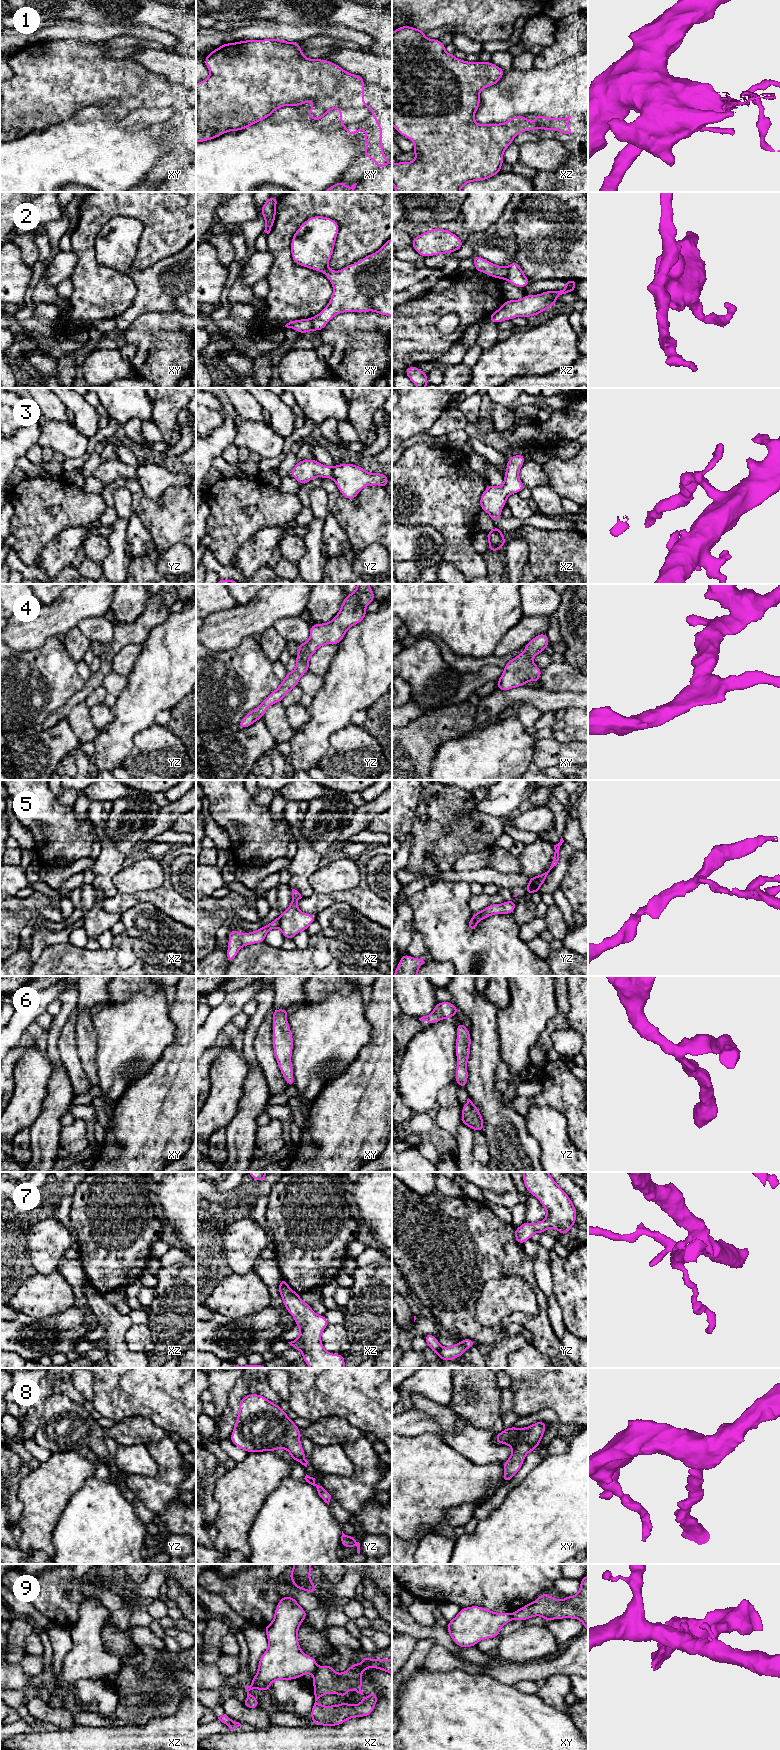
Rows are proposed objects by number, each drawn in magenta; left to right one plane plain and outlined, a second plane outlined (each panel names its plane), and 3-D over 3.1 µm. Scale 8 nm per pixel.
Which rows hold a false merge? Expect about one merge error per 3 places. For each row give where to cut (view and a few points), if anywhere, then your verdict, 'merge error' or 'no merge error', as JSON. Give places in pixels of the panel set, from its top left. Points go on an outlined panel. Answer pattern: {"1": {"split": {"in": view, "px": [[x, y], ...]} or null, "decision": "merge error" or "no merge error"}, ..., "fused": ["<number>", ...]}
{"1": {"split": {"in": "xy", "px": [[363, 85], [337, 105], [324, 108], [320, 115], [310, 114]]}, "decision": "merge error"}, "2": {"split": {"in": "xz", "px": [[507, 267], [507, 276], [505, 278]]}, "decision": "merge error"}, "3": {"split": null, "decision": "no merge error"}, "4": {"split": null, "decision": "no merge error"}, "5": {"split": {"in": "yz", "px": [[538, 877], [536, 883], [529, 883]]}, "decision": "merge error"}, "6": {"split": null, "decision": "no merge error"}, "7": {"split": null, "decision": "no merge error"}, "8": {"split": null, "decision": "no merge error"}, "9": {"split": {"in": "xz", "px": [[316, 1666], [312, 1673]]}, "decision": "merge error"}, "fused": ["1", "2", "5", "9"]}

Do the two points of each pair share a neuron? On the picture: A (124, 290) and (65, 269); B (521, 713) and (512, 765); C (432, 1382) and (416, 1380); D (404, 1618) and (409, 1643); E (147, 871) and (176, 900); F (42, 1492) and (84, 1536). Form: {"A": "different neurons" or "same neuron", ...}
{"A": "different neurons", "B": "different neurons", "C": "same neuron", "D": "different neurons", "E": "different neurons", "F": "different neurons"}

